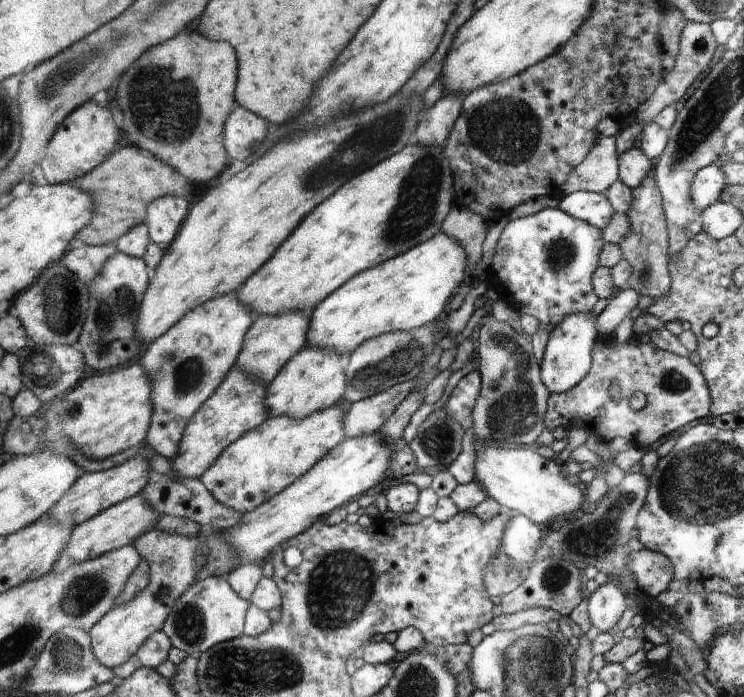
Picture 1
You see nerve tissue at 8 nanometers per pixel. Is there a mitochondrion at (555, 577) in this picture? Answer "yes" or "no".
yes

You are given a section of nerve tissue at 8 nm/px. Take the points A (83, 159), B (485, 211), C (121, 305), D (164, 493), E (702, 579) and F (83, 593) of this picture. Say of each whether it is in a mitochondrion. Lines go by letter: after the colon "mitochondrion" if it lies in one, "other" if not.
A: other
B: other
C: mitochondrion
D: other
E: other
F: mitochondrion

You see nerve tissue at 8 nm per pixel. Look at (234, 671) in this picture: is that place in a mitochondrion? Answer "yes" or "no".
yes

